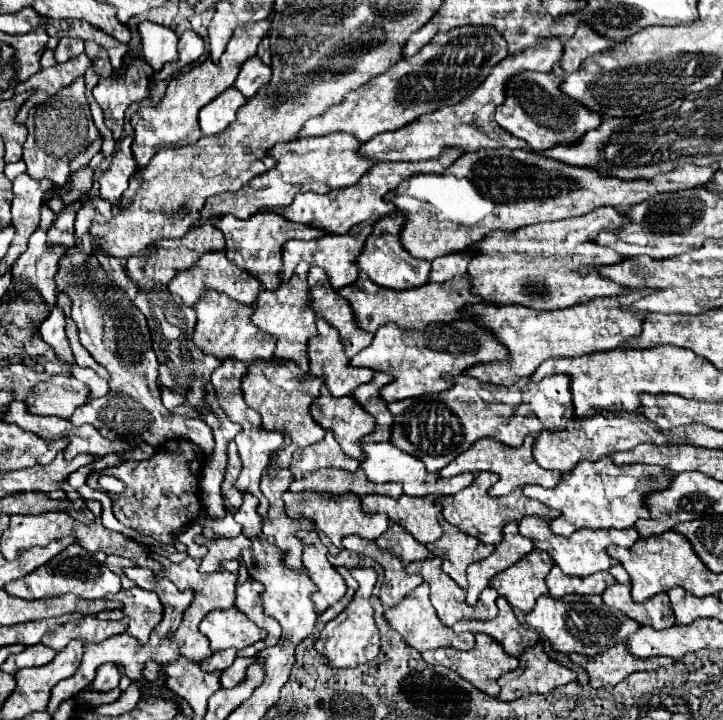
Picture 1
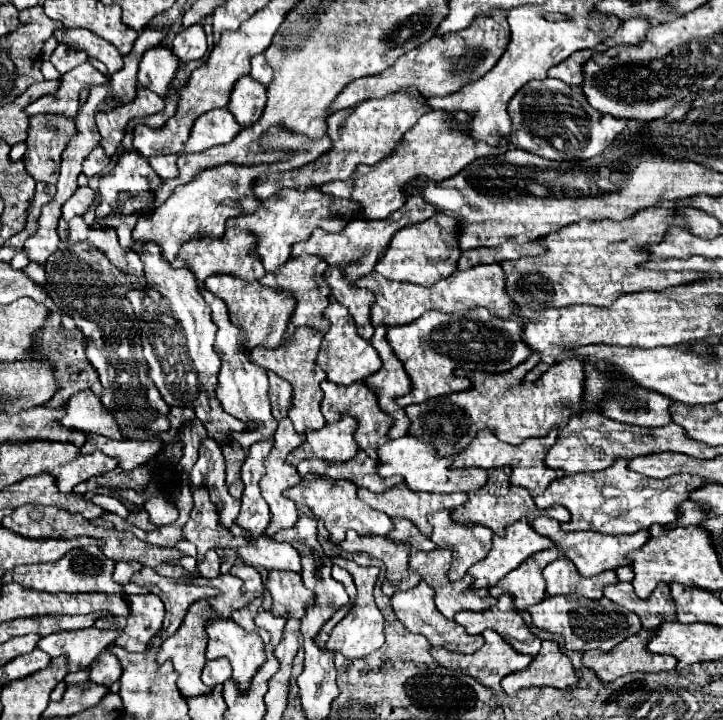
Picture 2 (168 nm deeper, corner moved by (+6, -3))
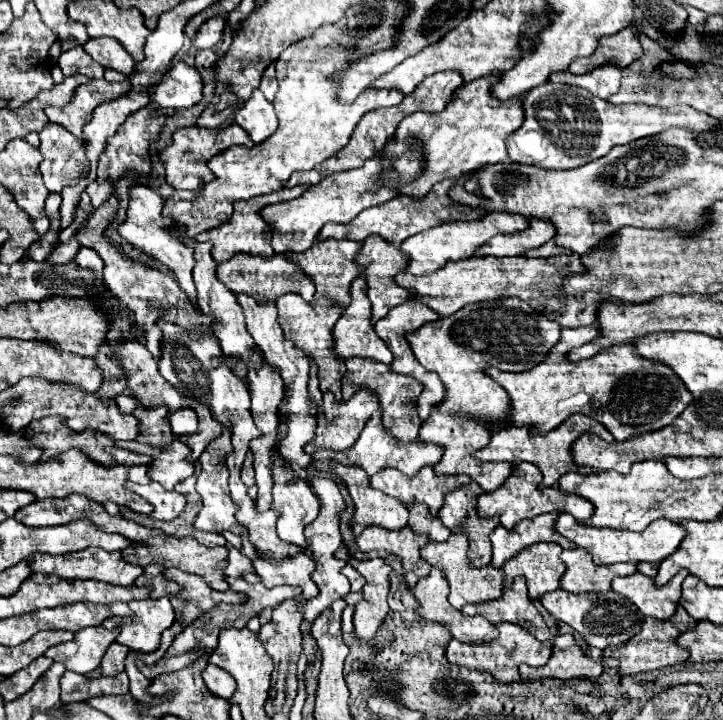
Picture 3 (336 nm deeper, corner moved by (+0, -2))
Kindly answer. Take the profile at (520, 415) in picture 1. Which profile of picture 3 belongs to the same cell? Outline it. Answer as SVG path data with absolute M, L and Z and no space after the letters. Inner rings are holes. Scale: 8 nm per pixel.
M599 326L563 328L561 342L535 368L519 374L487 368L487 374L503 384L511 396L511 420L515 426L531 426L535 434L547 434L571 414L585 414L601 422L619 442L655 432L671 424L693 400L683 380L661 362L637 354L631 344L615 346L615 352L599 352L589 360L571 362L567 354L599 336Z

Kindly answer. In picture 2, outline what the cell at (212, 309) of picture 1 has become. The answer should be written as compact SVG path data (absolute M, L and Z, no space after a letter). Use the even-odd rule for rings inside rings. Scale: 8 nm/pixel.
M229 275L207 277L205 289L223 299L229 309L231 323L245 329L245 339L241 339L241 347L247 349L247 353L259 345L265 349L275 349L281 343L285 325L293 313L291 293L273 293L273 289L261 289L257 281L253 285L245 285L245 281L237 281L235 277Z

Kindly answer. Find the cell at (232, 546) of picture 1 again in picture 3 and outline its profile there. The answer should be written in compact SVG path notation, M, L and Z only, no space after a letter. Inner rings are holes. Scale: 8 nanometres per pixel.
M223 428L221 436L217 436L213 442L207 444L207 448L203 450L199 462L201 462L201 472L197 476L197 492L201 494L201 500L203 500L203 508L195 520L195 528L197 530L205 530L205 532L233 532L233 534L243 534L245 528L239 526L239 522L235 520L235 512L237 512L237 504L231 500L229 496L229 486L227 486L227 476L229 476L229 470L227 470L227 454L233 452L233 446L231 446L231 430L229 428Z

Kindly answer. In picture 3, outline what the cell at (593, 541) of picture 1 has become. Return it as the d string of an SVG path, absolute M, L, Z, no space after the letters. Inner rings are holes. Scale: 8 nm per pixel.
M561 514L559 520L555 522L555 528L561 536L569 538L571 542L575 542L577 546L585 548L595 564L617 564L617 562L661 562L667 556L671 556L681 540L687 536L685 528L681 528L677 522L671 520L655 520L653 524L649 524L643 532L631 532L631 530L611 530L611 528L593 528L587 524L577 522L571 514Z

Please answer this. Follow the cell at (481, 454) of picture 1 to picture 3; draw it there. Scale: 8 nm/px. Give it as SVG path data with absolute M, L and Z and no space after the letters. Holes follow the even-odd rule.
M573 414L559 428L555 428L547 434L531 434L531 428L527 428L527 426L511 426L511 428L495 432L489 446L475 452L475 458L483 460L483 462L515 462L515 464L533 462L533 464L539 466L539 470L543 474L543 480L541 480L539 488L549 488L549 486L557 486L559 478L565 472L583 468L583 466L573 462L571 444L585 432L593 432L593 434L603 432L603 424L599 424L593 418L587 418L585 414Z

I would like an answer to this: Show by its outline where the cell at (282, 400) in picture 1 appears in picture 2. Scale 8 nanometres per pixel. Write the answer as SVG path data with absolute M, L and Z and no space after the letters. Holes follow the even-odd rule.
M299 329L289 345L279 345L277 349L270 350L259 346L249 353L249 359L253 363L277 373L281 379L293 385L289 419L293 421L295 431L299 431L301 435L305 435L307 429L321 429L325 425L325 417L321 415L321 409L319 409L319 401L321 401L319 383L325 379L325 371L315 365L319 345L321 345L321 335L313 333L313 329Z

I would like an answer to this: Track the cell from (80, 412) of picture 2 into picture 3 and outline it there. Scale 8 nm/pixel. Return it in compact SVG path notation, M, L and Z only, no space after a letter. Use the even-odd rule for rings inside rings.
M117 396L115 398L117 404L119 404L119 410L121 412L127 412L125 406L129 408L131 414L135 414L135 418L139 420L139 442L143 444L149 444L149 446L165 446L169 442L173 442L173 438L179 438L177 434L173 436L171 432L171 426L169 426L169 420L167 420L167 414L169 414L169 408L167 406L157 406L157 408L143 408L135 402L127 402L127 396Z

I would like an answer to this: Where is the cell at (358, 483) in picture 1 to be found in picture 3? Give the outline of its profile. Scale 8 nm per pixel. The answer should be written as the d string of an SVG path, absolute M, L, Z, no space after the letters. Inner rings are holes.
M377 410L371 420L367 422L365 430L361 432L359 440L353 444L353 448L343 451L331 451L321 449L312 454L314 461L319 460L335 460L341 462L342 465L351 466L351 464L359 464L361 468L365 468L365 472L369 476L373 476L375 472L383 470L383 468L397 468L401 472L405 472L407 476L415 476L415 472L419 472L419 468L429 466L429 464L437 464L443 456L443 448L439 444L431 444L431 442L421 442L421 440L411 440L407 444L401 444L397 438L393 438L385 426L383 426L383 410Z

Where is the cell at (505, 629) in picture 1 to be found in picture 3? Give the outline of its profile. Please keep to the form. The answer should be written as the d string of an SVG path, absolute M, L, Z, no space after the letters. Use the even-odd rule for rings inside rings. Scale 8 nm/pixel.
M519 576L509 588L503 590L503 596L491 602L483 602L483 604L467 604L461 610L467 616L487 616L487 620L491 620L491 624L499 624L499 622L513 622L519 624L523 628L527 628L531 634L537 636L537 640L549 640L549 628L545 626L539 610L533 606L529 594L527 594L527 584L525 578Z

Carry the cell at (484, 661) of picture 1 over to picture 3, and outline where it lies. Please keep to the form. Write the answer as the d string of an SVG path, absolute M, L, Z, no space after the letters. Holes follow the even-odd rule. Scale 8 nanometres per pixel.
M503 622L497 624L499 628L499 638L485 642L485 644L465 644L459 640L451 640L447 646L447 660L451 664L457 666L467 666L471 670L487 670L495 676L495 680L509 684L509 682L519 682L521 674L519 674L519 664L529 664L529 666L543 666L547 664L553 644L551 642L539 642L533 634L529 634L525 628L521 628L519 624L511 624L511 622Z

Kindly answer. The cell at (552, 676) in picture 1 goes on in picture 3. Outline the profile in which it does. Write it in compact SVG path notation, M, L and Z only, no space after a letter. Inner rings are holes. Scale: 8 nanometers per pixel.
M561 634L553 640L553 654L549 662L541 668L533 668L527 664L519 666L521 680L541 680L541 678L597 678L603 672L599 662L593 662L577 644L573 634Z

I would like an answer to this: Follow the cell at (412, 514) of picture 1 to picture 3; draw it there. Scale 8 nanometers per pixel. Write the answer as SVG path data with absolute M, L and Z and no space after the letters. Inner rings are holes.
M433 466L421 468L413 478L405 476L395 468L383 468L375 476L371 476L371 488L381 490L397 500L403 500L405 504L425 502L431 514L439 512L447 492L469 482L469 476L437 476L433 472Z

